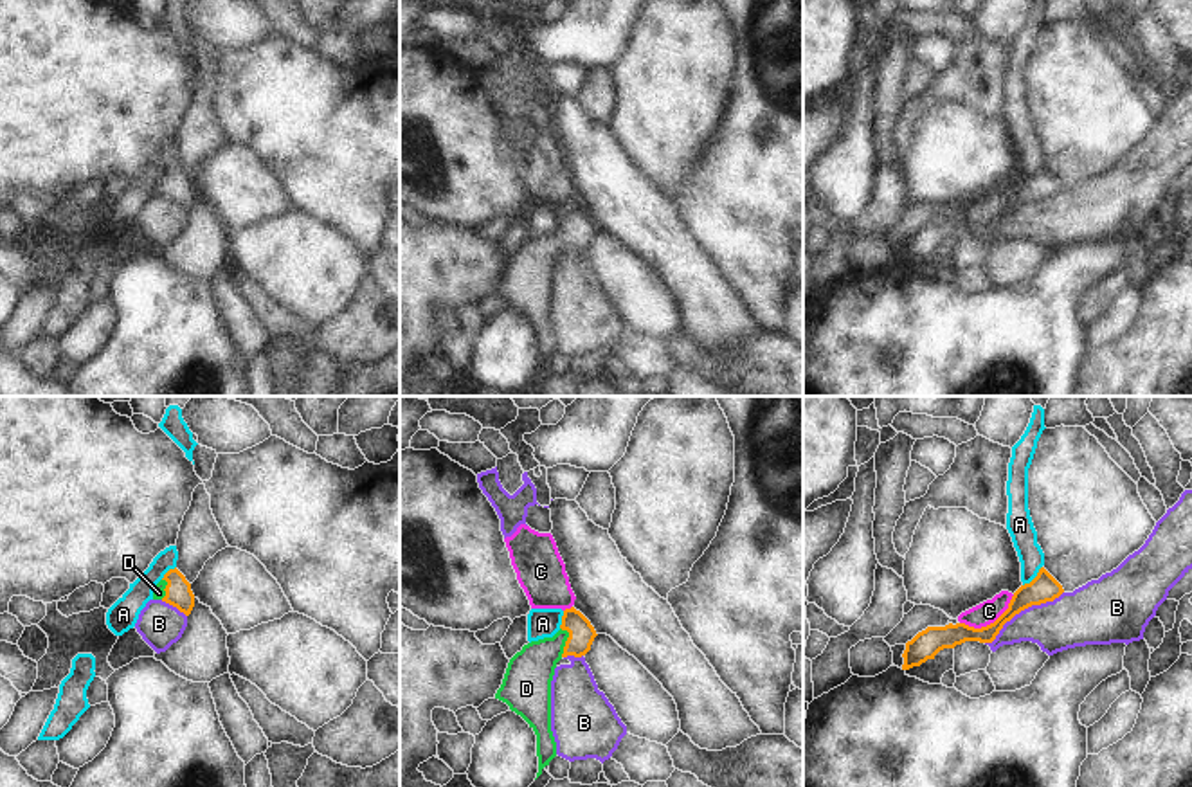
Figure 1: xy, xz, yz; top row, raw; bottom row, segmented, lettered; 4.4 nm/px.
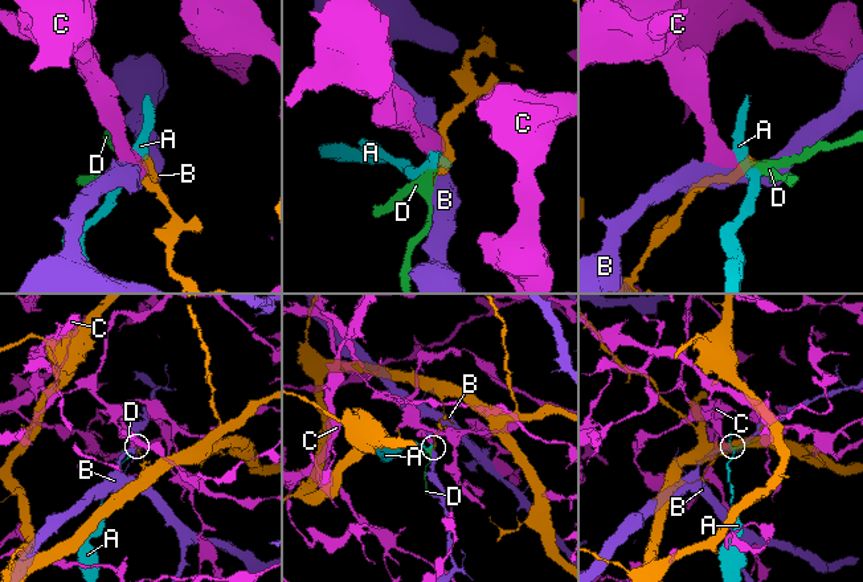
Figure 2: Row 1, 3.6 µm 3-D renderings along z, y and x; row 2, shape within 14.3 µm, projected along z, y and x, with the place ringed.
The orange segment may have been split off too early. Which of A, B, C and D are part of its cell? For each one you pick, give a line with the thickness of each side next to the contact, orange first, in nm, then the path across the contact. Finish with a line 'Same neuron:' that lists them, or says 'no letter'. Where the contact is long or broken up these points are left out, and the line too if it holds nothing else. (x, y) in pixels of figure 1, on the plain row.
D: 120/220 nm | across xz (582, 231), (566, 238), (528, 274)
Same neuron: D

